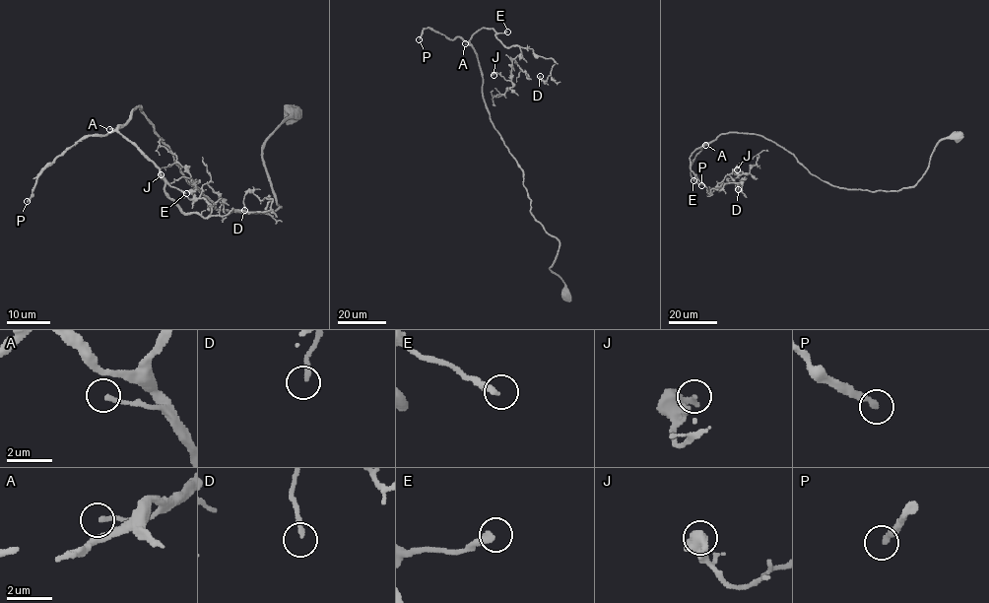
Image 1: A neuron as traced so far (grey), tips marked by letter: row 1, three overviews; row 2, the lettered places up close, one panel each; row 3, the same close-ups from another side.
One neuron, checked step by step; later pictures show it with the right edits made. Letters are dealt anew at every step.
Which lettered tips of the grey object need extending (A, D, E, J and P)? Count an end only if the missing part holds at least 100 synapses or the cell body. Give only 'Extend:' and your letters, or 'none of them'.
Extend: E, P

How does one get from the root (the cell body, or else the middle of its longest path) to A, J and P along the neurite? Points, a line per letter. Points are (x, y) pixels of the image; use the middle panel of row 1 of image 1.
A: (565, 295), (563, 281), (550, 269), (560, 242), (530, 212), (523, 170), (491, 121), (477, 54), (465, 43)
J: (565, 295), (550, 269), (560, 242), (483, 99), (469, 40), (483, 28), (521, 51), (510, 81), (494, 75)
P: (565, 295), (550, 269), (560, 242), (530, 212), (523, 170), (483, 99), (477, 54), (428, 27), (419, 39)

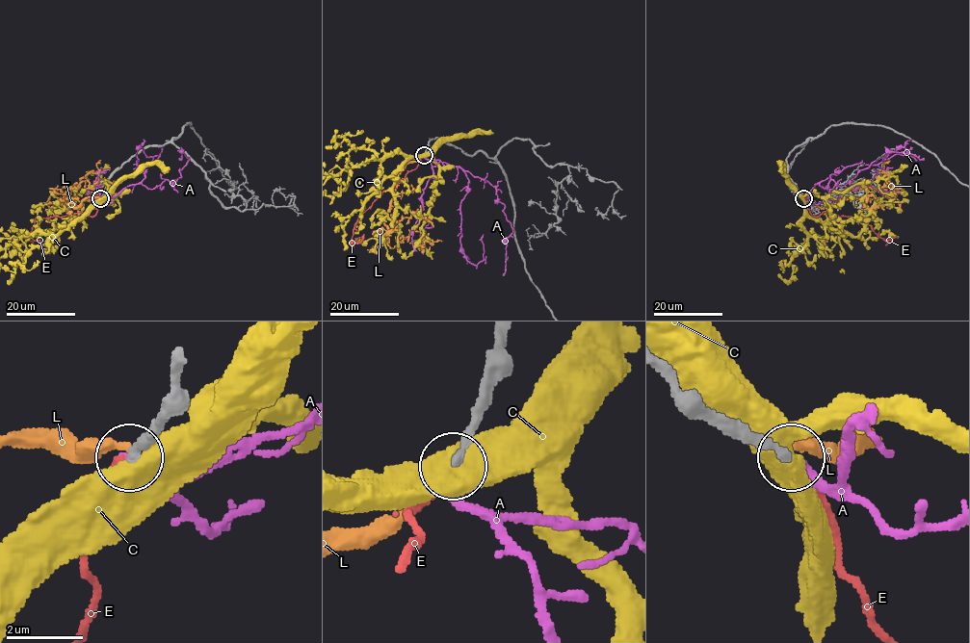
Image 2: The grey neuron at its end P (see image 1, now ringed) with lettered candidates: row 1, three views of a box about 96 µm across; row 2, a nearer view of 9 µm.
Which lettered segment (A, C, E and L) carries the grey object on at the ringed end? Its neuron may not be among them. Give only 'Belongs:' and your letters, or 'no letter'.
Belongs: A

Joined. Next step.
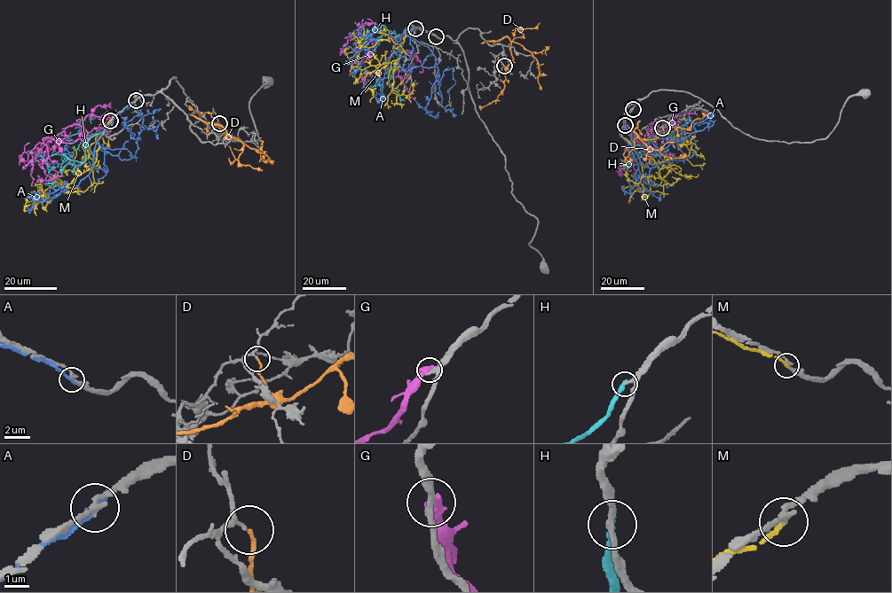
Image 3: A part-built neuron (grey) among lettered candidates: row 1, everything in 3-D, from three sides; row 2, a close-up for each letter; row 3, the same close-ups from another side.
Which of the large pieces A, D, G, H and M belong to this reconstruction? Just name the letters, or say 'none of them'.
H

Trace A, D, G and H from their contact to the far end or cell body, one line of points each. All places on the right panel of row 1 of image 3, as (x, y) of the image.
A: (633, 108), (619, 135), (636, 149), (657, 155), (671, 144), (712, 125), (714, 114), (706, 113)
D: (662, 127), (664, 134), (656, 138), (638, 136), (649, 147), (664, 156), (680, 158), (685, 153)
G: (625, 124), (634, 140), (628, 143), (631, 139), (631, 158), (619, 174), (631, 169)
H: (625, 126), (632, 140), (627, 146), (629, 159), (636, 152), (674, 155)

